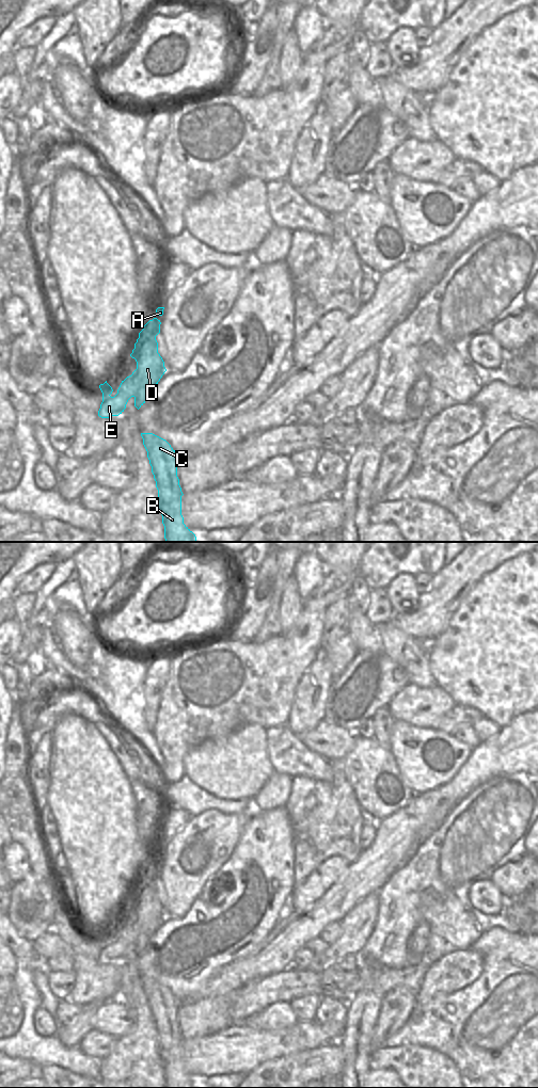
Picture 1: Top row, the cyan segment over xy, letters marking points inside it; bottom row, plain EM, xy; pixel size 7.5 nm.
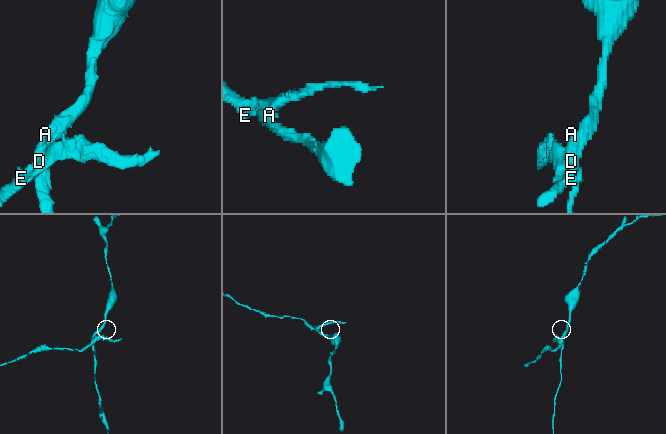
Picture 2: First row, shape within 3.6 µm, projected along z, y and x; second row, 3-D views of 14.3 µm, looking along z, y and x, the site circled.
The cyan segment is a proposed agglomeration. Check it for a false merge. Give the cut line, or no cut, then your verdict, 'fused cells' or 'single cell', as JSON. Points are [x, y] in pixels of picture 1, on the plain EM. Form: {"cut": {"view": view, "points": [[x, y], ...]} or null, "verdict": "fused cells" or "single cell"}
{"cut": {"view": "xy", "points": [[136, 915], [135, 943]]}, "verdict": "fused cells"}

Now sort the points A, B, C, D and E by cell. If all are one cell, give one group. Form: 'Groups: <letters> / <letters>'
Groups: A B C D / E.

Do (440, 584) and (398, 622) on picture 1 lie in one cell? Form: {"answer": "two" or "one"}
{"answer": "one"}

